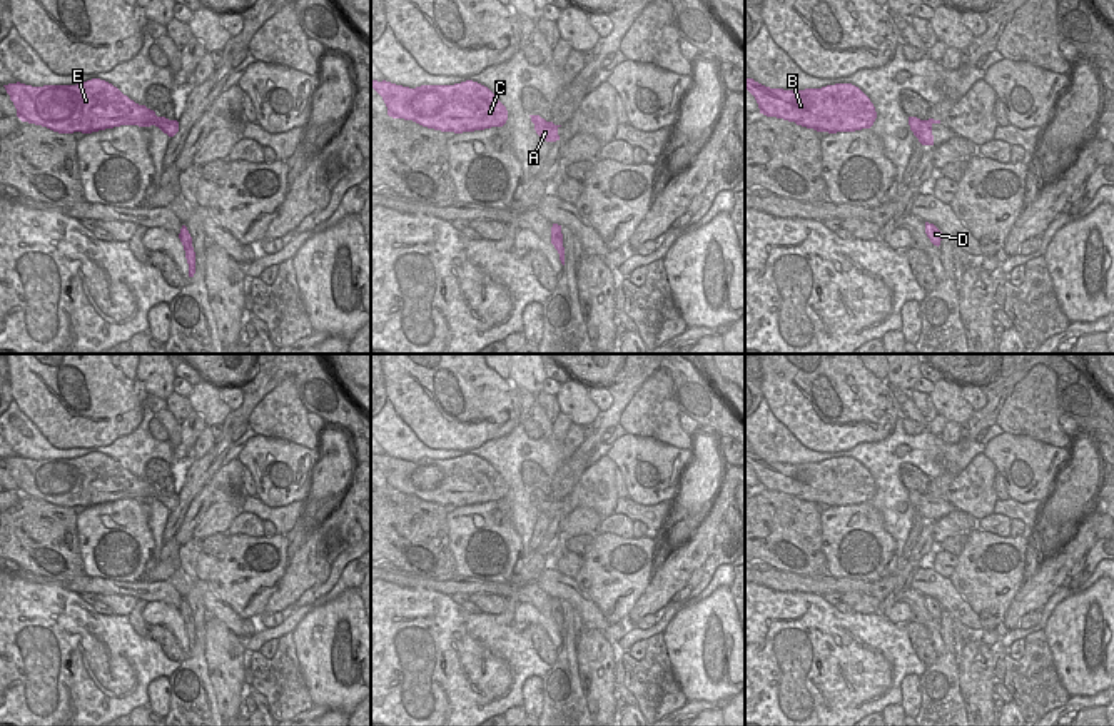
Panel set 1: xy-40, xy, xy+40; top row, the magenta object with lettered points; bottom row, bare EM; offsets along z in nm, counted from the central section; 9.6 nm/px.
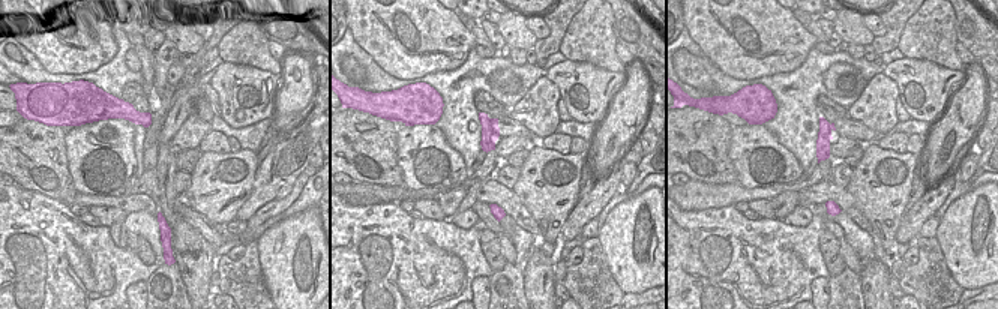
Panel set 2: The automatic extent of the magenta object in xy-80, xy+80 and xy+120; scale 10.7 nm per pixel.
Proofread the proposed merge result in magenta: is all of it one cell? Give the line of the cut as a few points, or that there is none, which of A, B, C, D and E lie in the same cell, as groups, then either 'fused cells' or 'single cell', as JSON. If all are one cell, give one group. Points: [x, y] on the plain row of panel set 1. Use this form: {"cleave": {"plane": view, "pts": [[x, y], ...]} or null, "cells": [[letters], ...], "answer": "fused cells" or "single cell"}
{"cleave": {"plane": "xy+40", "pts": [[922, 494], [914, 508]]}, "cells": [["A", "B", "C", "E"], ["D"]], "answer": "fused cells"}

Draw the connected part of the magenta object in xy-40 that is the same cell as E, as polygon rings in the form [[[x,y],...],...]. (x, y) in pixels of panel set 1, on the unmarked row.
[[[92,452],[77,459],[25,457],[3,459],[22,496],[58,507],[92,507],[120,499],[159,501],[169,511],[179,506],[177,494],[160,494],[154,484],[139,479],[112,457]]]

